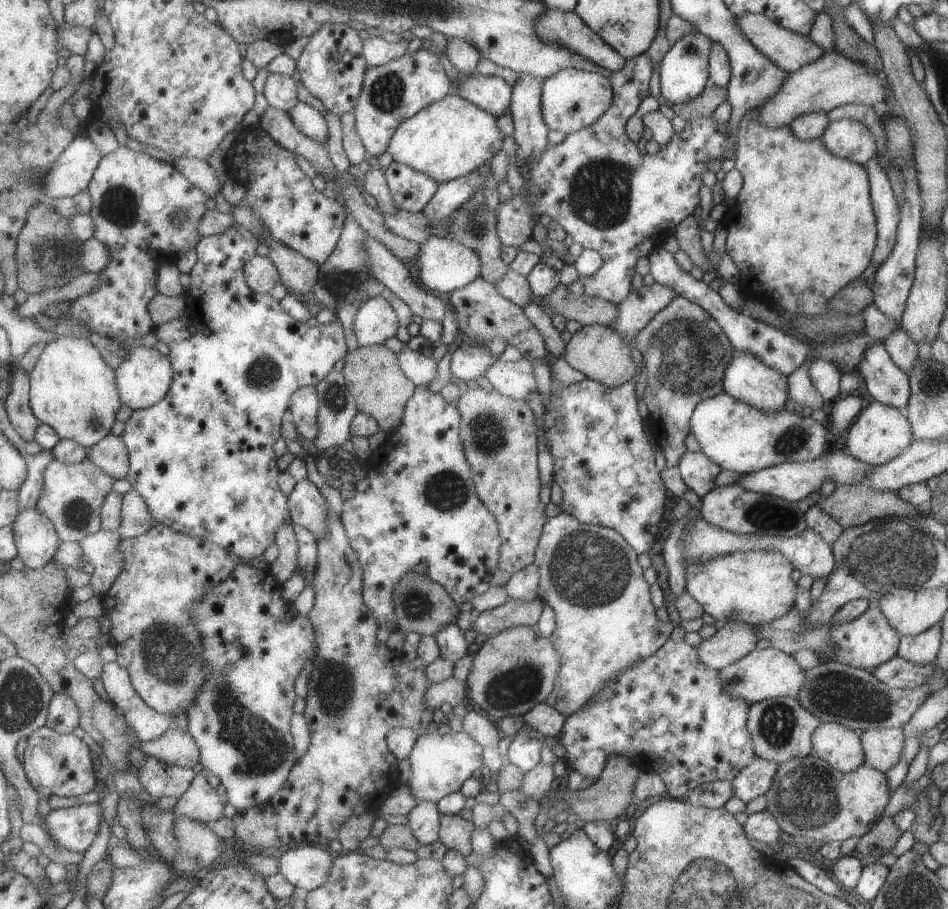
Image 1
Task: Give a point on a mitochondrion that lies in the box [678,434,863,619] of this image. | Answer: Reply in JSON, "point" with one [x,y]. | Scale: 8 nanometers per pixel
{"point":[766,514]}

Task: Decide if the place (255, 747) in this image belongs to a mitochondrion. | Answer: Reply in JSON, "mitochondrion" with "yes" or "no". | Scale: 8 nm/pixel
{"mitochondrion":"yes"}

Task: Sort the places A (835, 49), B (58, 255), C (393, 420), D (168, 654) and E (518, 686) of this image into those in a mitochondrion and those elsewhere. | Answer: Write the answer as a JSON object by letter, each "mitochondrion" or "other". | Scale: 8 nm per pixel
{"A":"other","B":"mitochondrion","C":"other","D":"mitochondrion","E":"mitochondrion"}

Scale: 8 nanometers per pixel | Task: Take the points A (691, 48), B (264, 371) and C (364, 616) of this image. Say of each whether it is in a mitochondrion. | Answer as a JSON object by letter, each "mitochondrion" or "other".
{"A":"mitochondrion","B":"mitochondrion","C":"other"}

